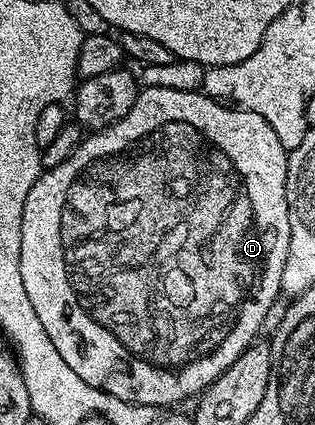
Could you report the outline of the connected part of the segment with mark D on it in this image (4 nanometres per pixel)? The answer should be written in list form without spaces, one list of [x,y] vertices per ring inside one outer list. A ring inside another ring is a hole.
[[[147,86],[139,93],[136,104],[128,108],[128,116],[116,124],[97,132],[90,132],[83,137],[82,142],[60,164],[51,170],[43,169],[32,188],[28,192],[28,200],[24,200],[24,216],[22,217],[22,231],[20,232],[20,280],[24,280],[24,292],[28,292],[28,300],[32,300],[32,308],[36,316],[40,316],[40,324],[44,324],[44,332],[48,332],[48,340],[56,344],[56,352],[64,356],[64,364],[84,380],[84,384],[92,384],[92,388],[103,390],[106,394],[116,396],[125,402],[133,402],[136,406],[156,406],[159,408],[177,407],[178,403],[186,398],[193,398],[201,395],[207,386],[216,381],[226,369],[250,346],[250,343],[259,337],[262,325],[274,306],[274,301],[282,294],[282,273],[284,272],[284,260],[288,256],[288,240],[290,239],[290,225],[288,224],[288,196],[286,195],[286,160],[288,151],[280,144],[280,136],[272,132],[272,124],[264,120],[256,112],[249,108],[233,110],[233,105],[223,104],[221,101],[209,98],[205,92],[198,90],[177,90],[176,88],[160,88],[159,86]]]

